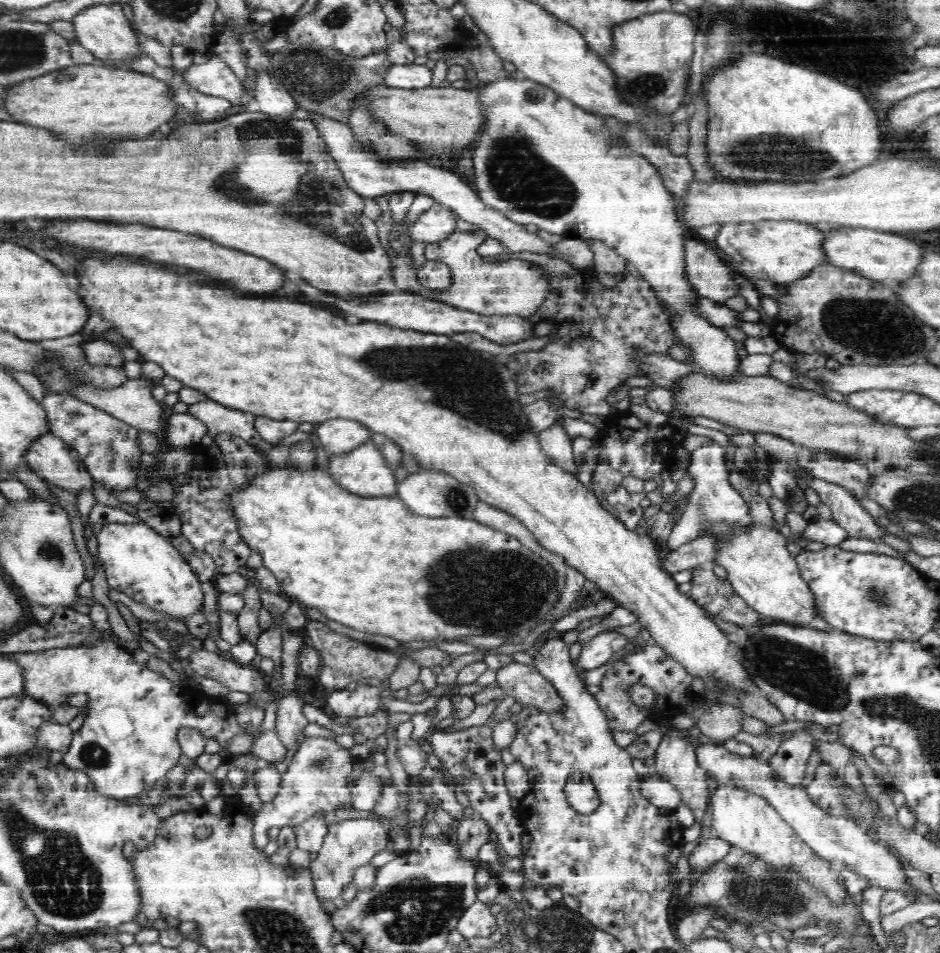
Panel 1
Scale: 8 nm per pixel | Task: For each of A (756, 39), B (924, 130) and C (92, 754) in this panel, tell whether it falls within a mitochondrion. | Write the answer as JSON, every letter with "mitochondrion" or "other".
{"A":"mitochondrion","B":"other","C":"mitochondrion"}

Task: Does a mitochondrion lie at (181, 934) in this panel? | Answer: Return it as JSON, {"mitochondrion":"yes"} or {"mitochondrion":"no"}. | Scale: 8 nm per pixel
{"mitochondrion":"no"}

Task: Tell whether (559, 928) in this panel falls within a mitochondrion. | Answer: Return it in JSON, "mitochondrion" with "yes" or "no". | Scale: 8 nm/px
{"mitochondrion":"yes"}

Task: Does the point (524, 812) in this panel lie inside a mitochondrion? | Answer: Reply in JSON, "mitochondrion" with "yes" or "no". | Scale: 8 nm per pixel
{"mitochondrion":"no"}

